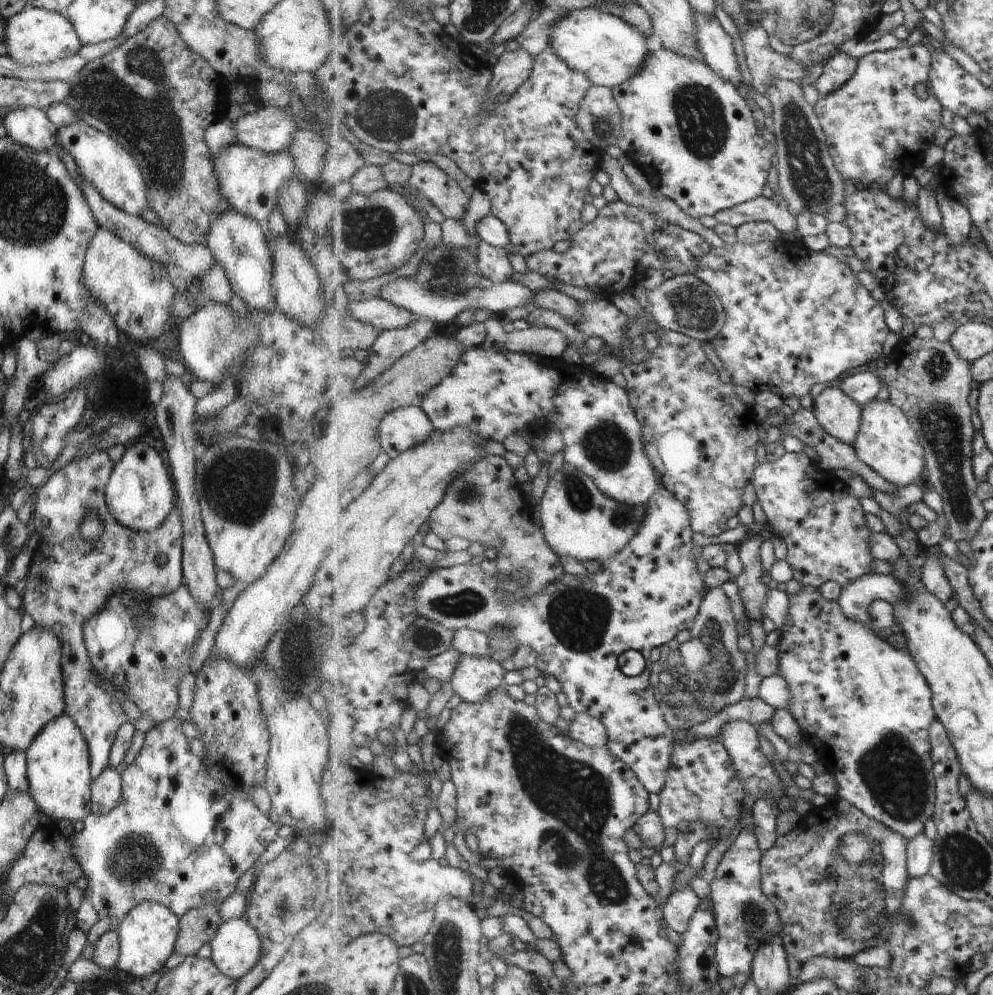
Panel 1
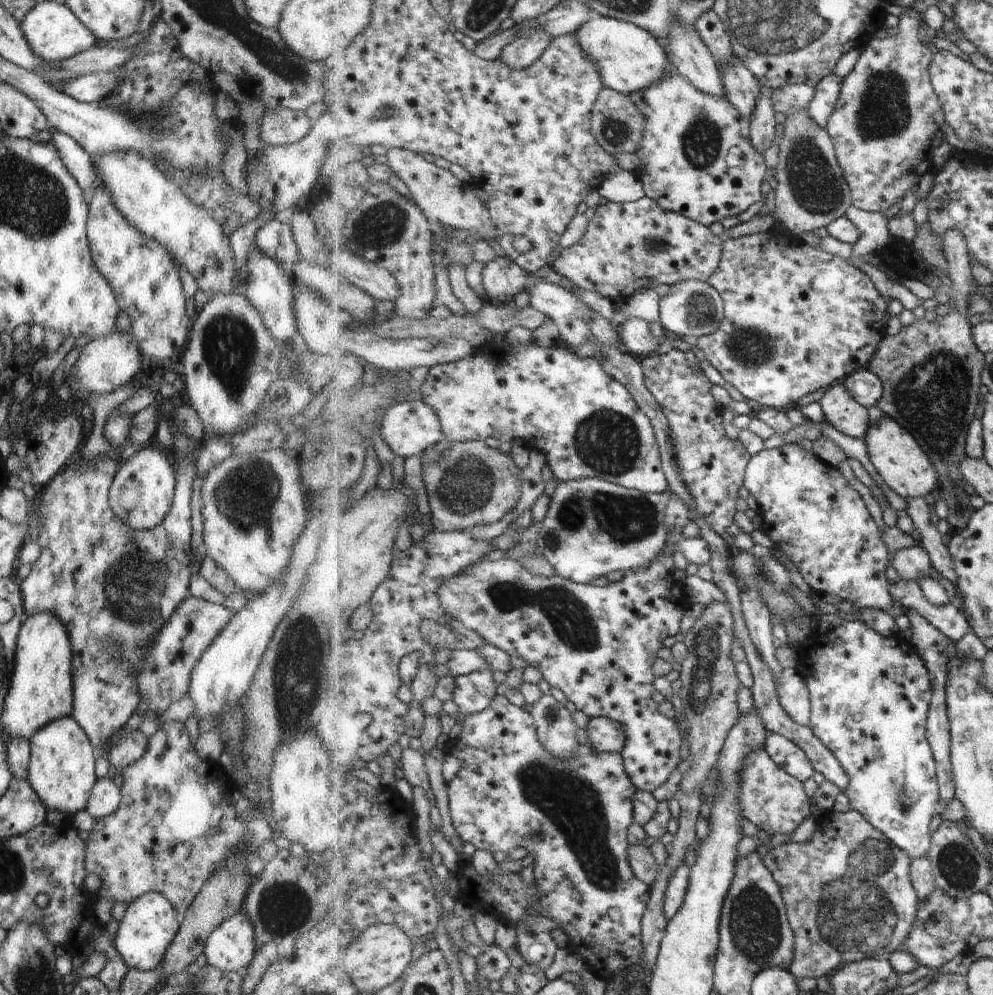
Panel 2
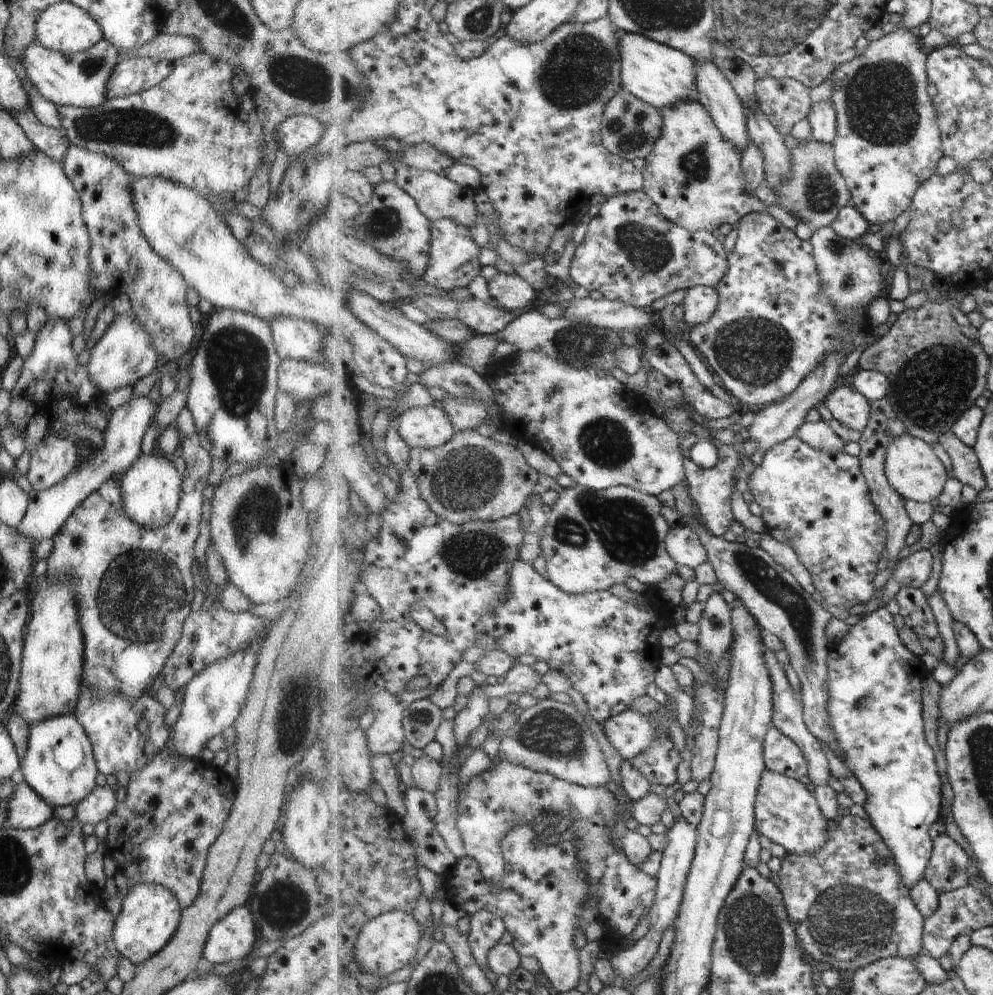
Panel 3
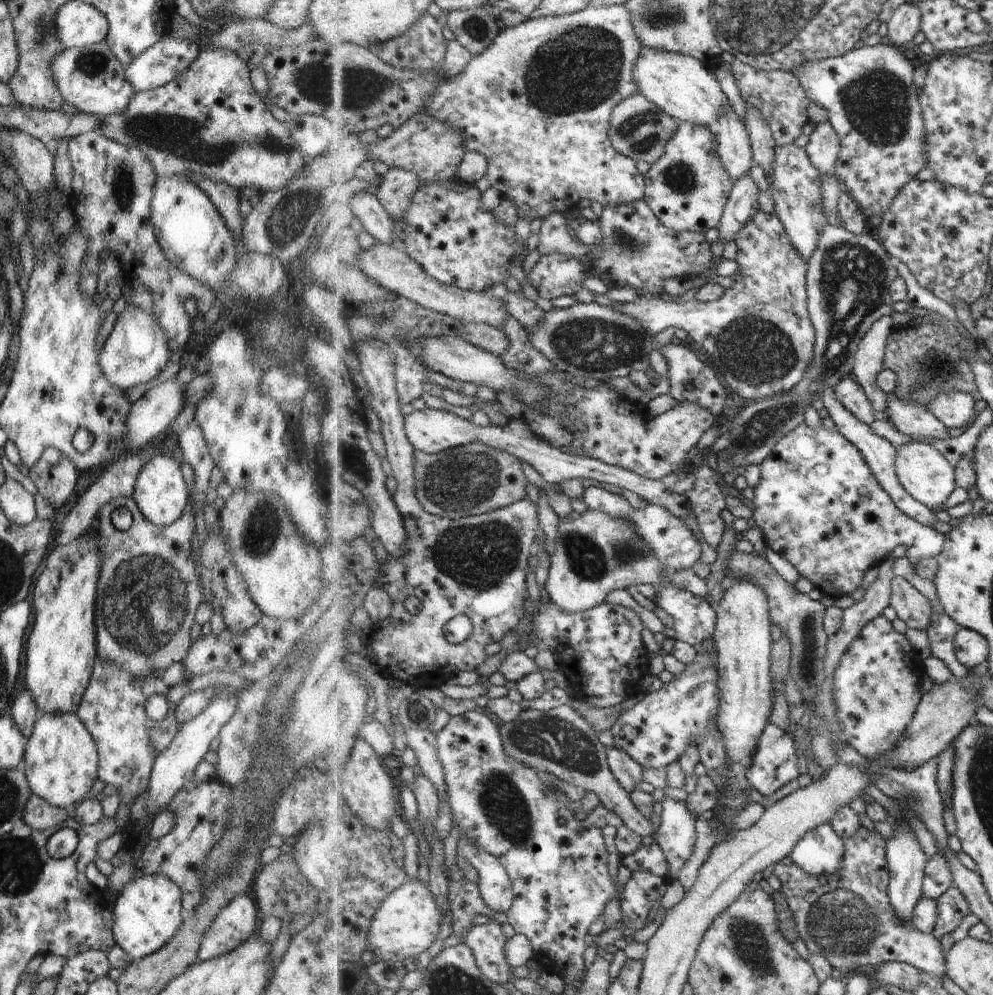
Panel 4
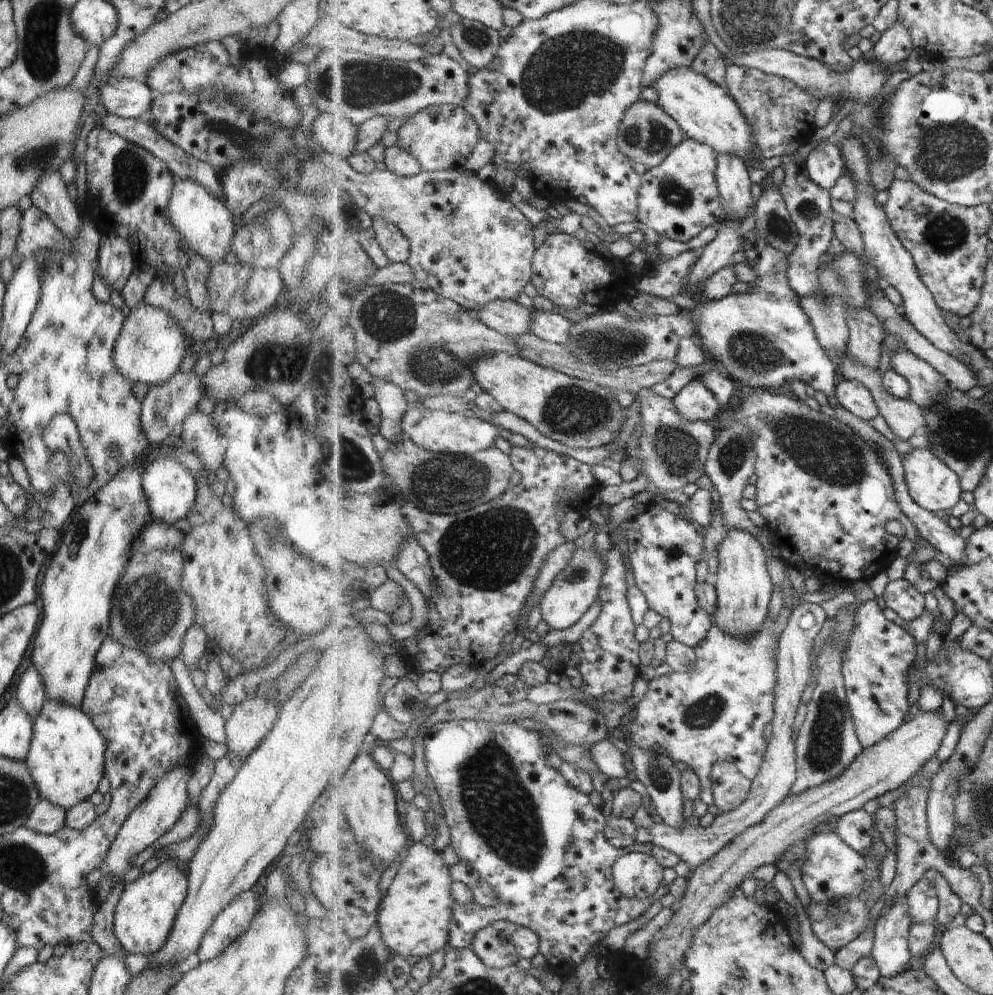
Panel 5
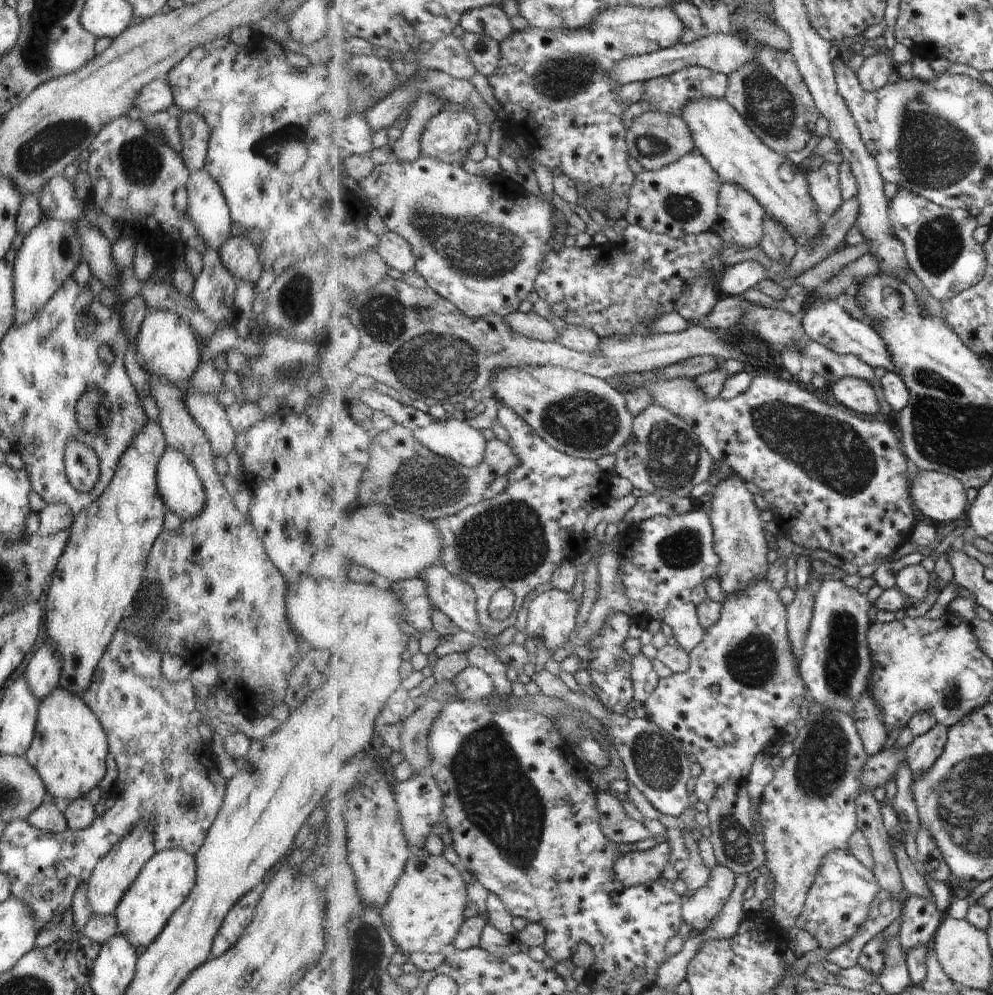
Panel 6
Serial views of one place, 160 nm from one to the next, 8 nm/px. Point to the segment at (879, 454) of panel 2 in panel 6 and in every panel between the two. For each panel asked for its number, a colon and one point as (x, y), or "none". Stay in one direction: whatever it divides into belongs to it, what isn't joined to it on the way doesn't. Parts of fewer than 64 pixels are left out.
3: (912, 467)
4: (923, 471)
5: (931, 483)
6: (941, 498)

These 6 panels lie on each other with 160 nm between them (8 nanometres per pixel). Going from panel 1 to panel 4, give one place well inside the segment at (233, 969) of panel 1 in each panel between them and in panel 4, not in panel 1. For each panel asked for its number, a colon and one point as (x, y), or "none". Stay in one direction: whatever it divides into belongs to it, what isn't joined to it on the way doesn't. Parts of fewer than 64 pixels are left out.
2: (230, 946)
3: (231, 937)
4: (235, 922)

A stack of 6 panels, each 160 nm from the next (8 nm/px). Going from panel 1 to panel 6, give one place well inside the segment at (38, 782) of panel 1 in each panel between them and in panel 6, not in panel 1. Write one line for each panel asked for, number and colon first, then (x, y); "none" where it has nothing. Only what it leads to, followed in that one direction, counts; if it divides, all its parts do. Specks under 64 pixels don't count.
2: (60, 766)
3: (58, 764)
4: (60, 761)
5: (65, 756)
6: (68, 749)

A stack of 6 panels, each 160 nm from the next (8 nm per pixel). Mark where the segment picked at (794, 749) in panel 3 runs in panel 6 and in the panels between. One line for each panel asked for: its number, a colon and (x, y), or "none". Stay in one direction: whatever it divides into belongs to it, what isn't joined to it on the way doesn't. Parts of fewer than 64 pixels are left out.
4: (775, 764)
5: (716, 711)
6: (744, 685)

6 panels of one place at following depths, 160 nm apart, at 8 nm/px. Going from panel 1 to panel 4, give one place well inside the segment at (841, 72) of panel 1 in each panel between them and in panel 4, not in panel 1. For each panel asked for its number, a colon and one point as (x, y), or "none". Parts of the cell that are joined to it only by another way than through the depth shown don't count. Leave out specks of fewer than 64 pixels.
2: (828, 90)
3: (822, 119)
4: (823, 149)

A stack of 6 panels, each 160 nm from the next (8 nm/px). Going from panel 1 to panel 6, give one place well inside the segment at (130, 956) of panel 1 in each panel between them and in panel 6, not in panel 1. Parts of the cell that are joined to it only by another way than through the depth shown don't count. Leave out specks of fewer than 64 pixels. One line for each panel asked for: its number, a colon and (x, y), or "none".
2: (149, 923)
3: (149, 914)
4: (147, 912)
5: (143, 916)
6: (163, 882)

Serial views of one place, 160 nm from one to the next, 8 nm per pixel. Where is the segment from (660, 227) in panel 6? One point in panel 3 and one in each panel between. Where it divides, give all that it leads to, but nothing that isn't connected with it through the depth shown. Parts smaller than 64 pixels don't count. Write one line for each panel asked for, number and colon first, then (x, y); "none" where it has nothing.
3: (694, 174)
4: (688, 189)
5: (680, 197)

